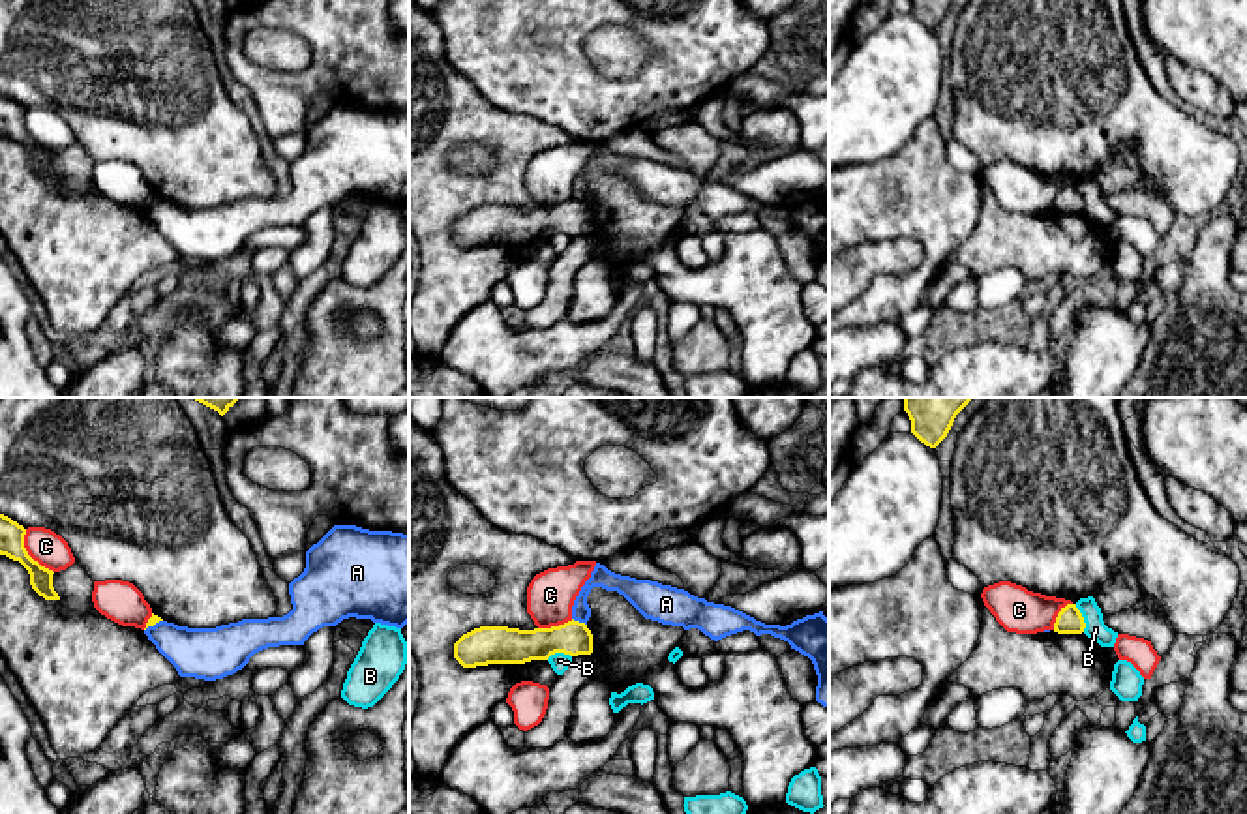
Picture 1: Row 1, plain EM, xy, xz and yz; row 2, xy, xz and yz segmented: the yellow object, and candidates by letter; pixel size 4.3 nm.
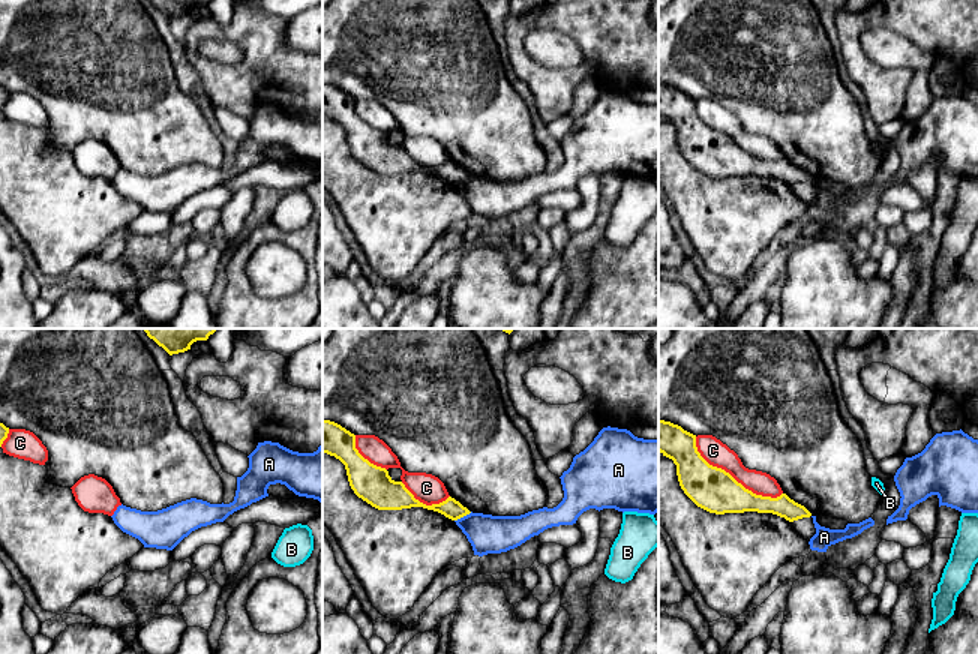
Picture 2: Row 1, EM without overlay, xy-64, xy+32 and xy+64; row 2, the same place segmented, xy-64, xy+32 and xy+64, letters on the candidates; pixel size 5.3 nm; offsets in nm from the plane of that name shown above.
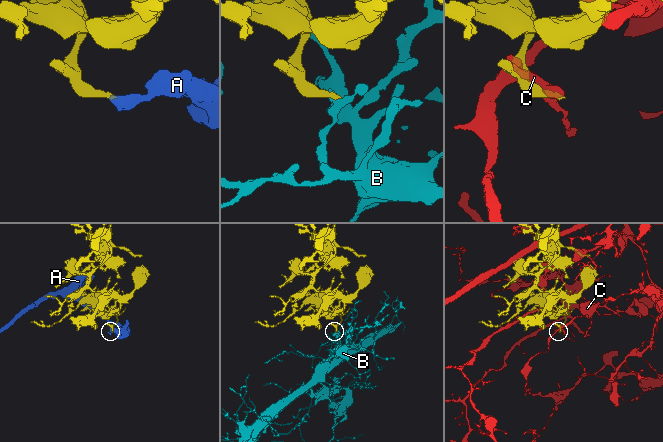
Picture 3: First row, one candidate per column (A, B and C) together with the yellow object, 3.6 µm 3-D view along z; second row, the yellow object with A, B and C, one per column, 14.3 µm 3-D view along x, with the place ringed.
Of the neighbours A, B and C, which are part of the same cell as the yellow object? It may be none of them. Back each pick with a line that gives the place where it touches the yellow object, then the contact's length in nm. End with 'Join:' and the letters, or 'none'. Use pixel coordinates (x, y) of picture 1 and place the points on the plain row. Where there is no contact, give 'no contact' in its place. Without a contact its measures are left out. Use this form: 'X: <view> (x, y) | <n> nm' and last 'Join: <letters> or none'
Join: none

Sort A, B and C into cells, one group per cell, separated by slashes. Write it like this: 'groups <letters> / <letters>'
groups A / B / C

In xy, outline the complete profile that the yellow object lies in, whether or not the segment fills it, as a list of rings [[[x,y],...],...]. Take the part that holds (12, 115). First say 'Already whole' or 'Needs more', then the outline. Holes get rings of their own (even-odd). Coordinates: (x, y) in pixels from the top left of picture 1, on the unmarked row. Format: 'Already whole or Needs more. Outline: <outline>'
Already whole. Outline: [[[0,94],[0,135],[19,141],[30,154],[32,169],[45,180],[60,180],[53,167],[53,150],[34,141],[24,128],[26,109]]]

